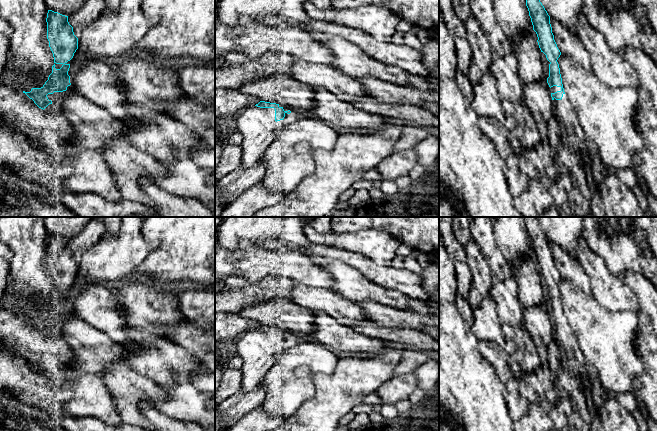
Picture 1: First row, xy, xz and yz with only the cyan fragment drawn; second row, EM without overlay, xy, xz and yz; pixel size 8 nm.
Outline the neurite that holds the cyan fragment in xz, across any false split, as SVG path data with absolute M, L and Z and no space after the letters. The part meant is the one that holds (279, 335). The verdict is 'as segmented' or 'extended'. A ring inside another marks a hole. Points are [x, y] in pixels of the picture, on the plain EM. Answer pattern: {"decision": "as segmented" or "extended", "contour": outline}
{"decision": "extended", "contour": "M260 325L255 330L260 332L274 332L275 333L275 345L277 349L277 354L281 354L287 349L294 347L298 344L304 342L311 342L314 344L321 344L315 337L313 336L305 336L302 334L297 334L293 331L279 329L276 327L270 327L265 325Z"}

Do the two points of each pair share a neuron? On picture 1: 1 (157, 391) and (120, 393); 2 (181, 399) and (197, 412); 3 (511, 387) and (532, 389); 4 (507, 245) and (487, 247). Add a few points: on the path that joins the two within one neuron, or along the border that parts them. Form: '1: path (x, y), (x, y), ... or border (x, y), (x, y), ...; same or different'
1: path (148, 391), (129, 391); same
2: path (185, 402), (193, 408); same
3: border (518, 380), (518, 390), (529, 403); different
4: border (493, 227), (496, 245), (510, 263); different

